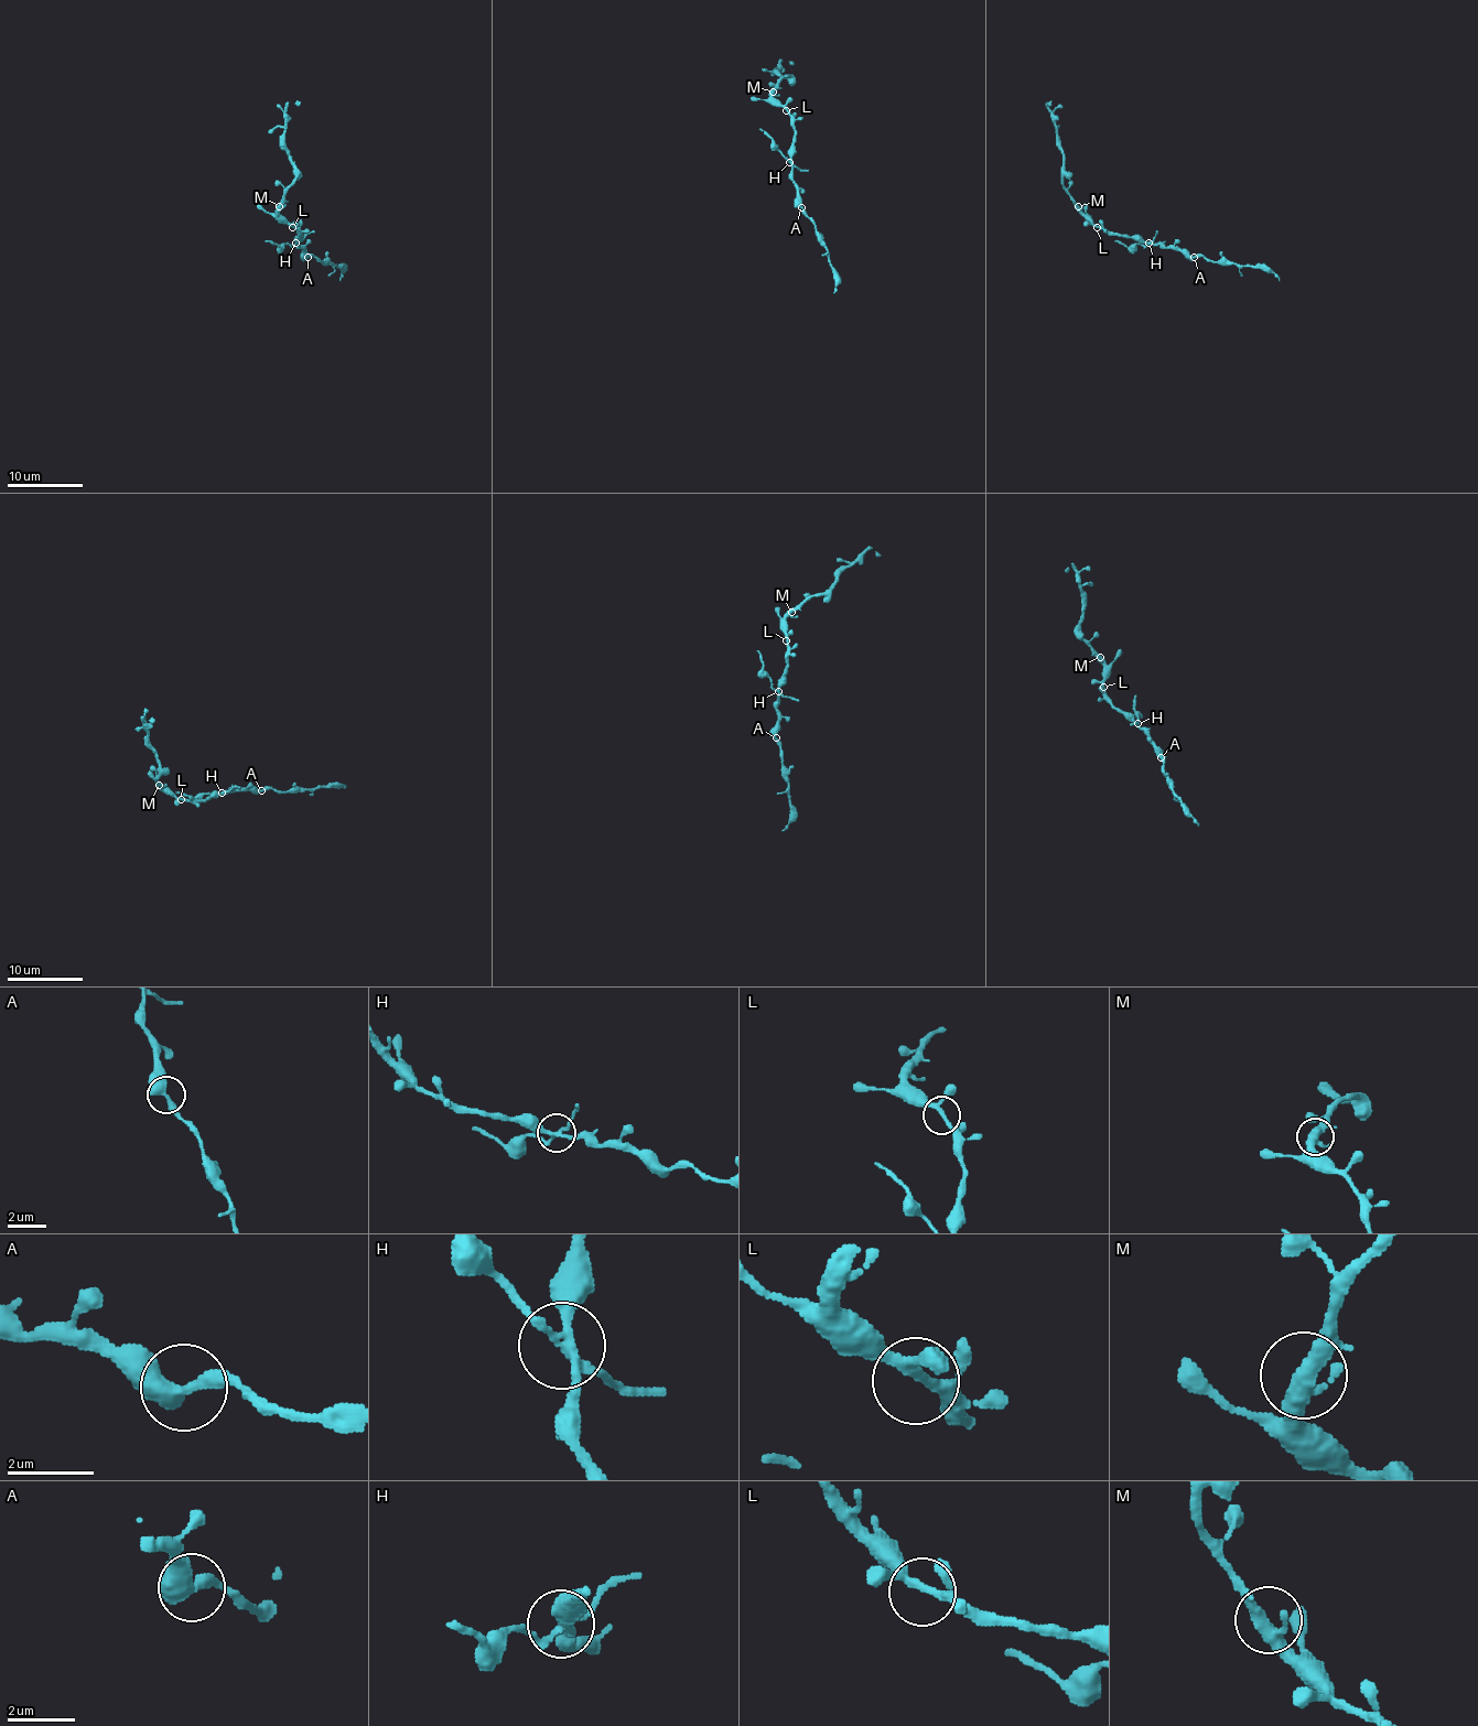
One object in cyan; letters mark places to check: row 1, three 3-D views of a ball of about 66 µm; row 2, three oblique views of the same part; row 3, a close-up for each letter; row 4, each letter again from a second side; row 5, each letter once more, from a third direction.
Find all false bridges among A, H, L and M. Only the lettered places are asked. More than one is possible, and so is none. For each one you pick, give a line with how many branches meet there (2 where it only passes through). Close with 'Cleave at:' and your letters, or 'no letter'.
A: branches 2
H: branches 4
Cleave at: A, H

